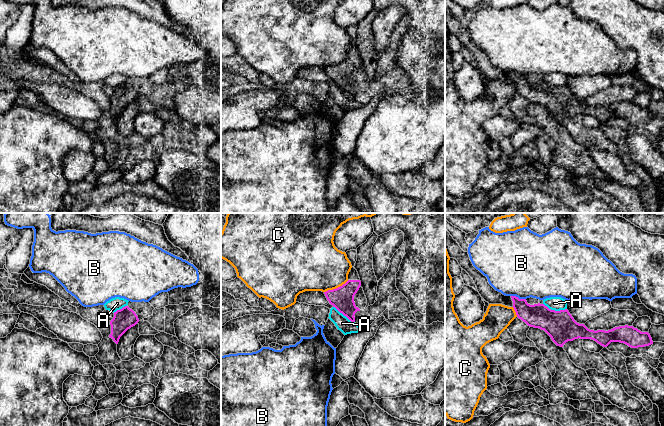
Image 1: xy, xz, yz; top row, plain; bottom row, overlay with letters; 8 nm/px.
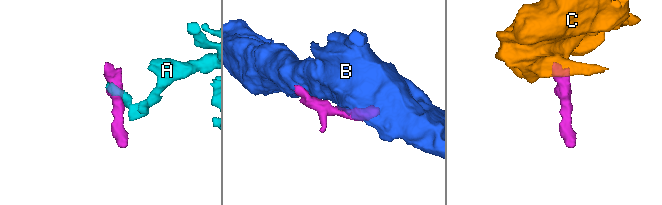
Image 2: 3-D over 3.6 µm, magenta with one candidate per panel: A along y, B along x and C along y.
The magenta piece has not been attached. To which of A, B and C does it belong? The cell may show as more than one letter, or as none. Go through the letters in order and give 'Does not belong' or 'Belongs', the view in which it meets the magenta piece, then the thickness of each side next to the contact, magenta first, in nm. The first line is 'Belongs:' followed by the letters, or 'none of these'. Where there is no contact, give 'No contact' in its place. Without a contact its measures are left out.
Belongs: none of these
A: Does not belong. Touches magenta in yz. Thickness 240 nm (magenta) against 110 nm
B: Does not belong. Touches magenta in yz. Thickness 190 nm (magenta) against 480 nm
C: Does not belong. Touches magenta in xz. Thickness 190 nm (magenta) against 420 nm

